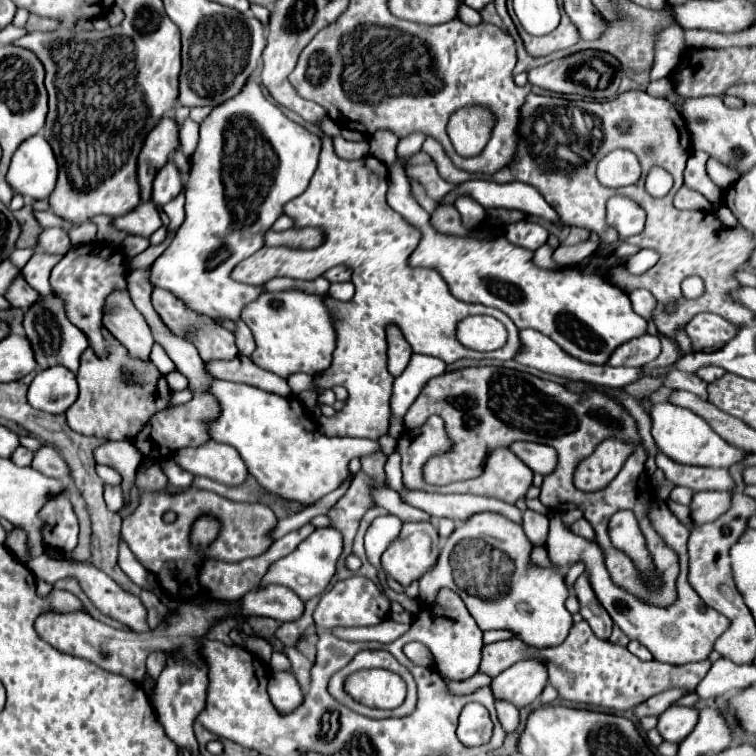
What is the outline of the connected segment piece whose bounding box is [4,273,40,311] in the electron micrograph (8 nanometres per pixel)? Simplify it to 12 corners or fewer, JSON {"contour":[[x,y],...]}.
{"contour":[[16,275],[4,297],[10,305],[28,309],[38,293]]}

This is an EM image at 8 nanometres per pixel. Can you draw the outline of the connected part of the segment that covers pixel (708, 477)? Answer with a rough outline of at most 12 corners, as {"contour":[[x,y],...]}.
{"contour":[[664,453],[656,465],[674,485],[730,491],[726,469],[682,465]]}

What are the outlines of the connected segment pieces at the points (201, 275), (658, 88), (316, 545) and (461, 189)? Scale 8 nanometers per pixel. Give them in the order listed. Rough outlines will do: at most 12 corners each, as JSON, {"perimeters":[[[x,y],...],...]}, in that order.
{"perimeters":[[[250,79],[200,123],[186,221],[152,285],[238,321],[232,279],[320,139]],[[670,79],[648,85],[646,93],[660,97],[672,93]],[[316,529],[272,563],[262,587],[290,587],[302,601],[330,583],[342,553],[336,529]],[[466,181],[442,197],[472,197],[482,207],[512,207],[556,225],[558,215],[530,185]]]}

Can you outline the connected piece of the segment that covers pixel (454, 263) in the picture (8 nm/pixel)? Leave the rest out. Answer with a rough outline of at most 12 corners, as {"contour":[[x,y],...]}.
{"contour":[[399,161],[387,203],[422,239],[412,267],[606,365],[646,333],[606,273],[540,269],[534,253],[438,237]]}

